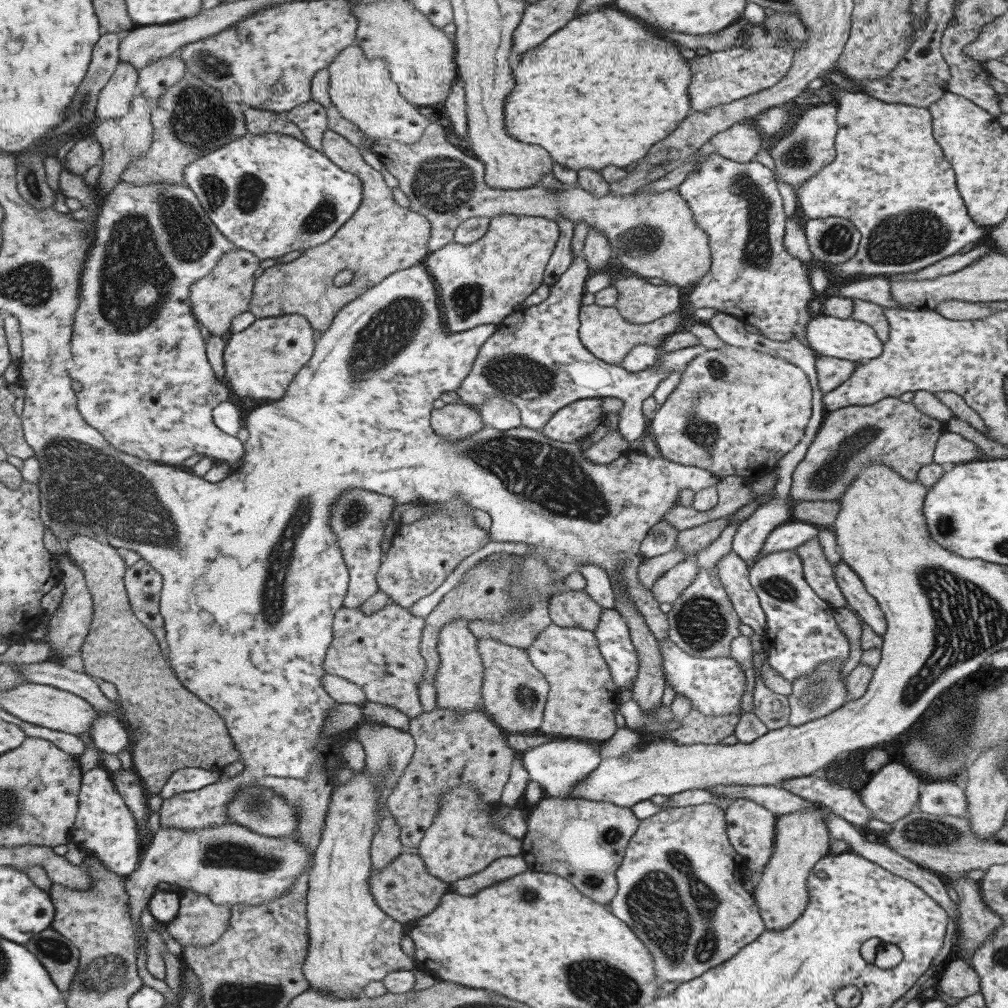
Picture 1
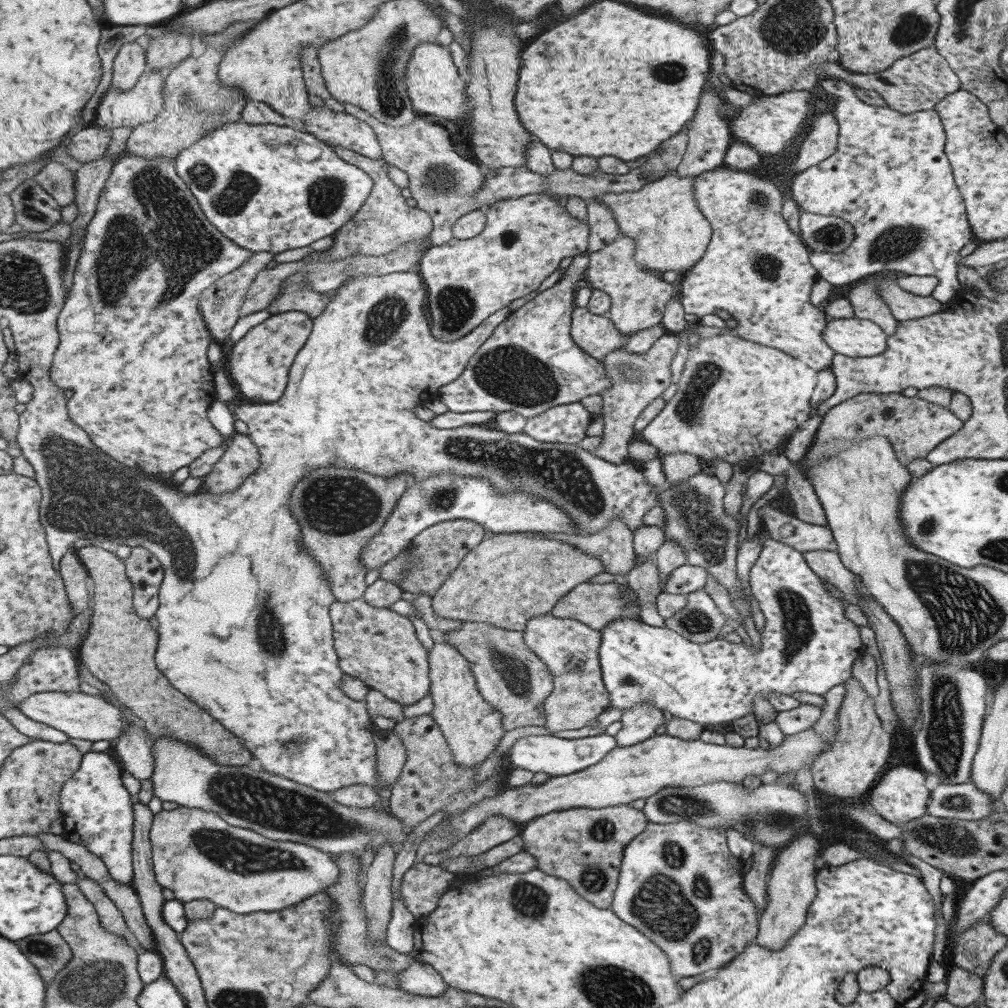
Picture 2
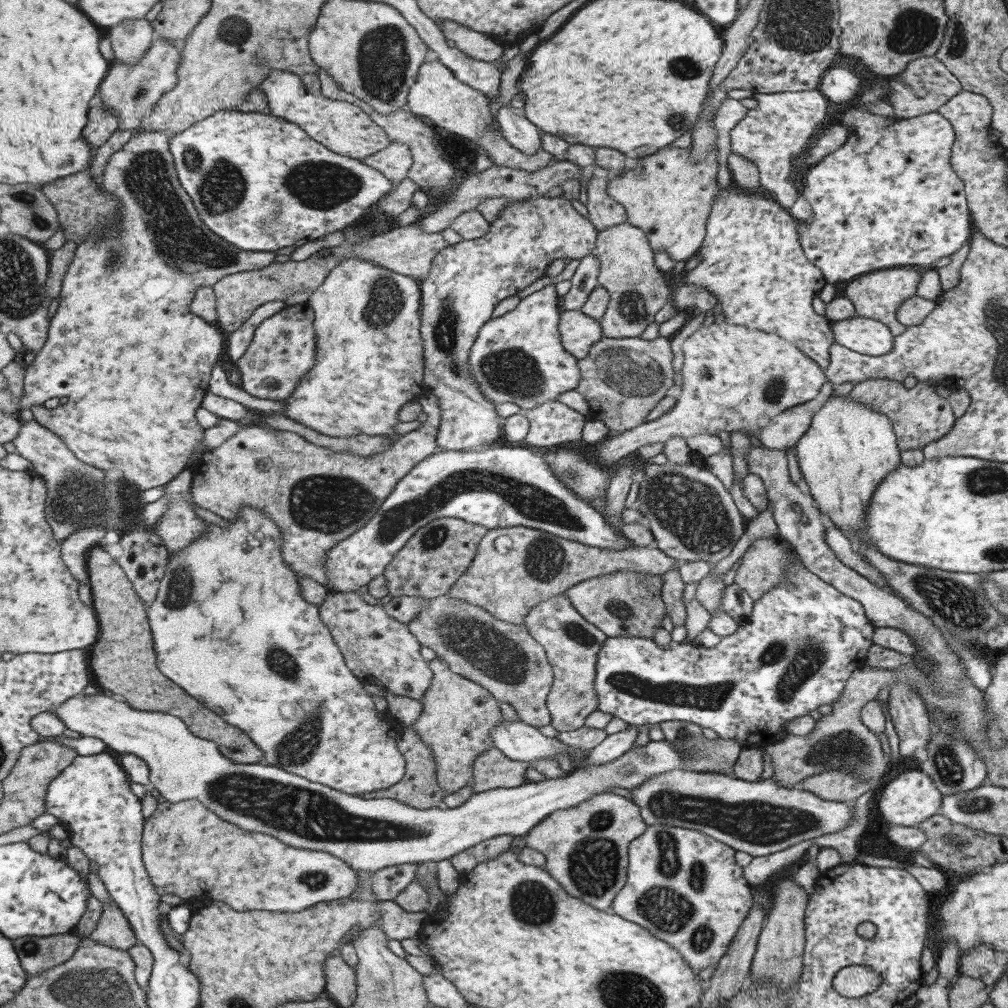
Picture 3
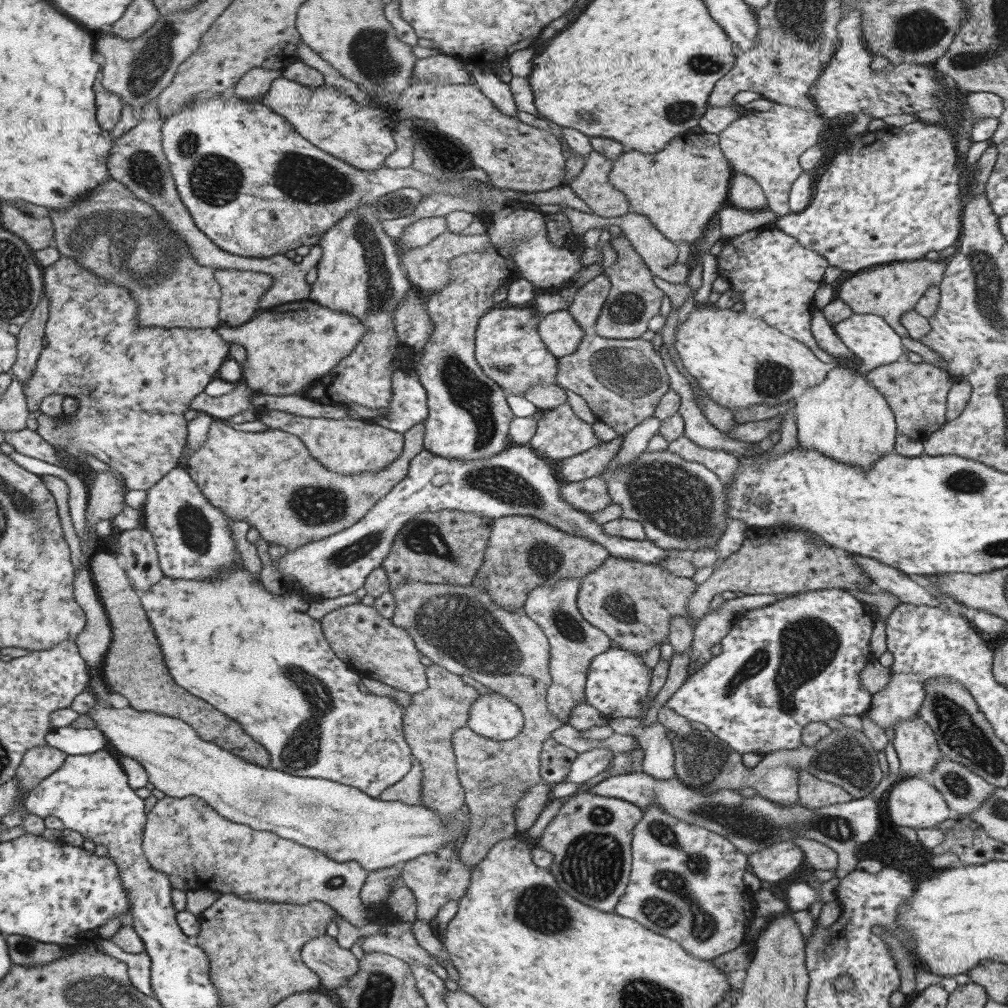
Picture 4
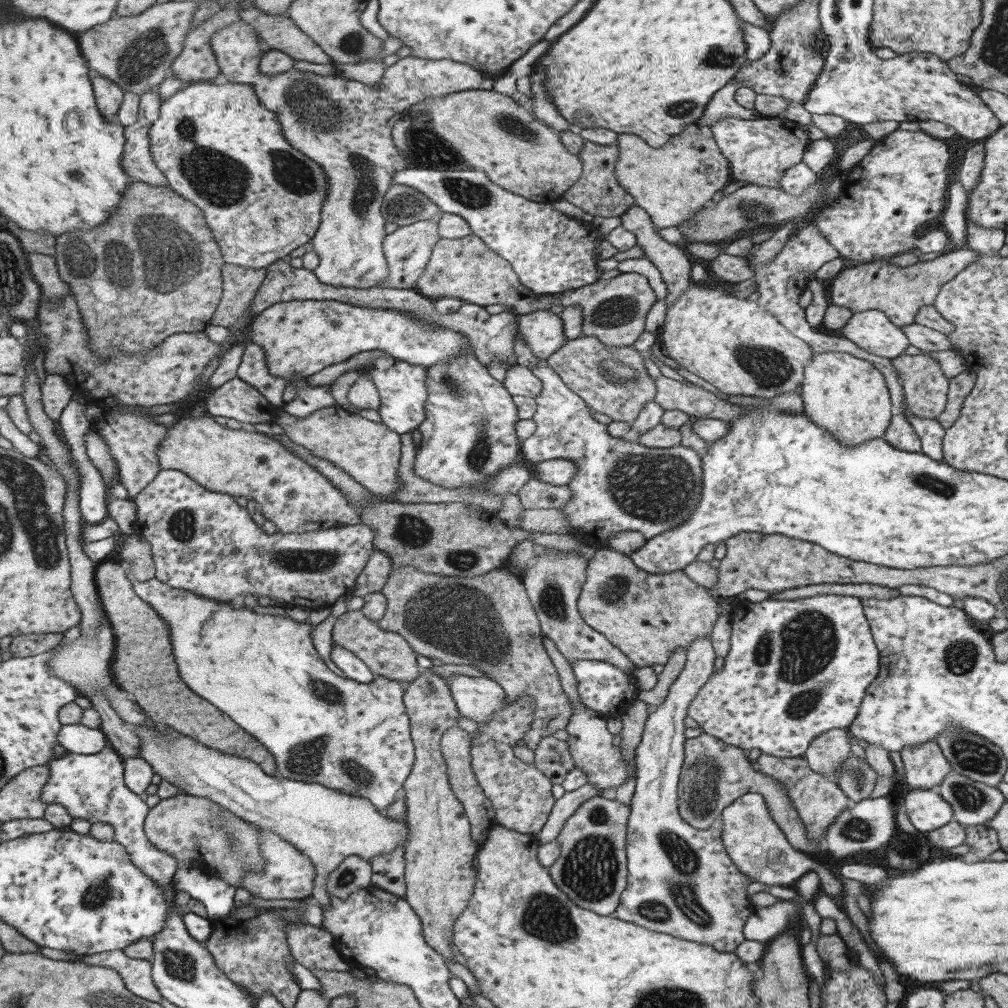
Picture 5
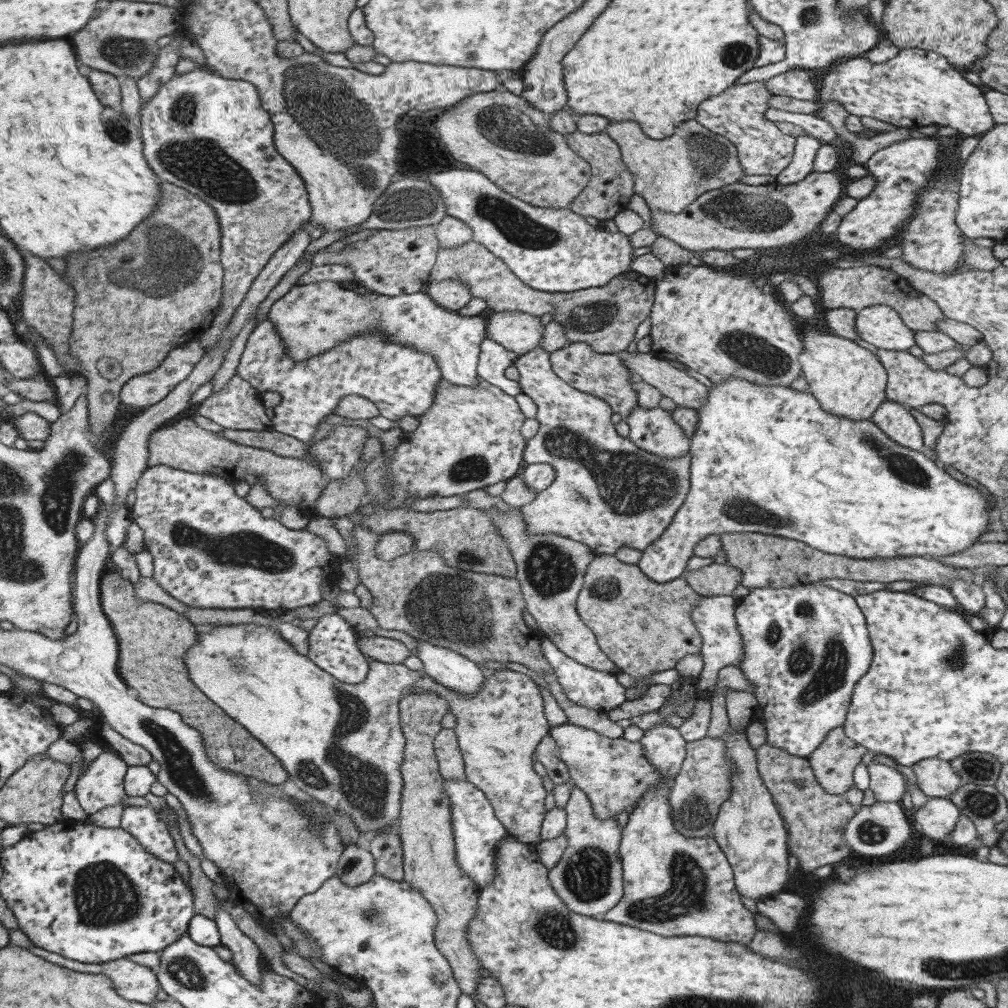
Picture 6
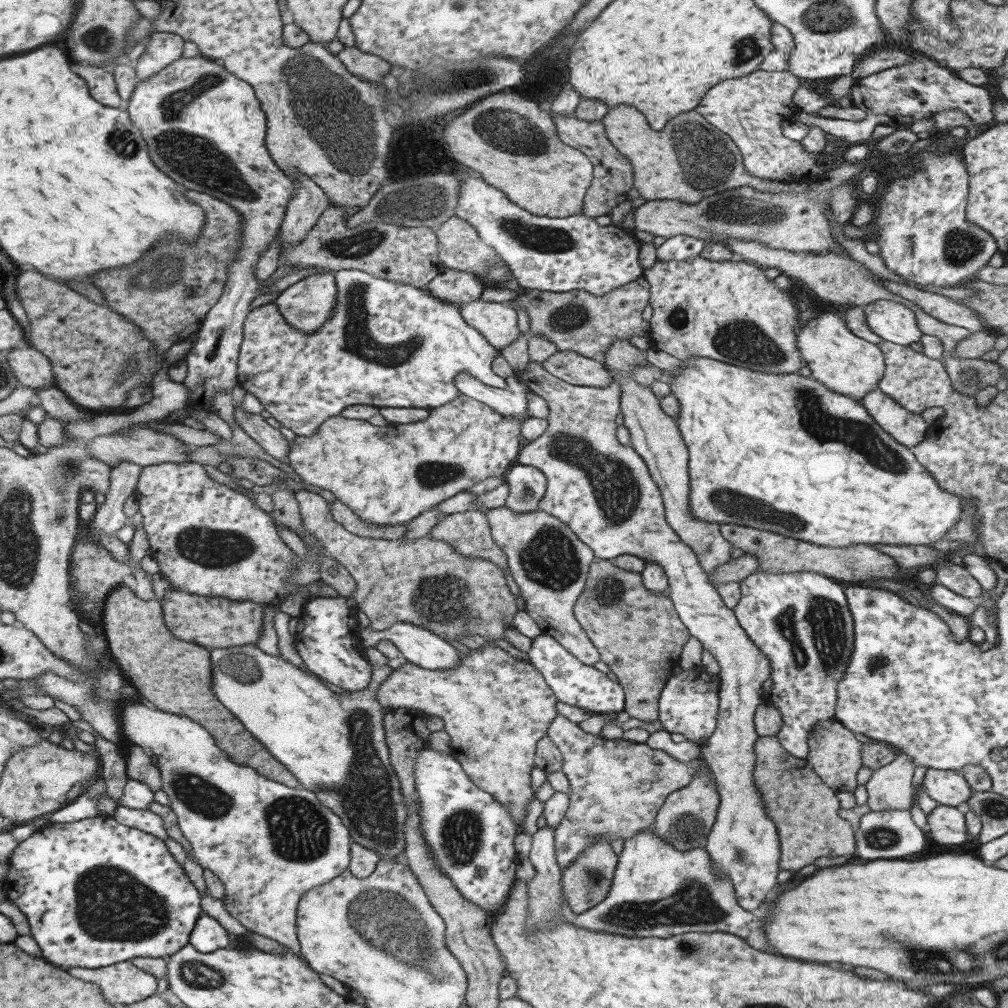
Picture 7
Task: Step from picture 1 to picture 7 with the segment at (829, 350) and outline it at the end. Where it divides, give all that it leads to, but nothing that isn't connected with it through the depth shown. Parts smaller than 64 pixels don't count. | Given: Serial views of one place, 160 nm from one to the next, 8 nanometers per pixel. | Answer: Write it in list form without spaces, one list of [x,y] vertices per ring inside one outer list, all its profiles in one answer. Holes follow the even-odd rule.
[[[877,300],[863,306],[861,310],[869,330],[884,341],[908,346],[921,338],[922,332],[916,325],[911,308],[901,303]]]

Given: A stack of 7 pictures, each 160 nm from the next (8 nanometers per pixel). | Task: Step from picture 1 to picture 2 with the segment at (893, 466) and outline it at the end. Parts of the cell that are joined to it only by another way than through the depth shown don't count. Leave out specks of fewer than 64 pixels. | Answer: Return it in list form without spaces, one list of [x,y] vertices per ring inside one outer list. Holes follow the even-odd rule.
[[[862,392],[839,404],[832,406],[822,415],[822,419],[814,434],[814,444],[810,448],[808,466],[816,464],[817,458],[827,458],[829,453],[843,450],[861,438],[882,436],[887,439],[901,466],[906,466],[916,458],[925,455],[935,448],[942,440],[955,434],[963,426],[964,421],[938,404],[931,404],[916,395],[905,397],[901,393],[877,394]]]

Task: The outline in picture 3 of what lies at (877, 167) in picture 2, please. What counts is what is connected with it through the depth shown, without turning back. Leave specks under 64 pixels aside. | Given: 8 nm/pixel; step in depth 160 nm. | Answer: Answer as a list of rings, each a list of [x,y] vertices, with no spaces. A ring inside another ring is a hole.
[[[833,67],[823,73],[817,89],[829,102],[847,104],[859,94],[859,78],[847,67]],[[849,108],[841,114],[840,123],[847,126],[848,135],[846,141],[831,154],[827,154],[817,164],[807,170],[806,177],[803,176],[801,186],[802,197],[810,204],[812,210],[811,222],[796,221],[797,238],[799,246],[809,263],[817,267],[823,275],[826,283],[833,284],[841,280],[853,280],[863,275],[880,269],[894,269],[895,267],[911,267],[924,271],[934,271],[933,265],[943,257],[949,257],[959,250],[963,243],[969,240],[971,220],[966,198],[964,195],[963,182],[953,172],[950,165],[950,148],[954,141],[954,132],[950,122],[943,118],[937,111],[920,114],[916,117],[897,119],[895,117],[884,117],[863,111],[860,108]]]

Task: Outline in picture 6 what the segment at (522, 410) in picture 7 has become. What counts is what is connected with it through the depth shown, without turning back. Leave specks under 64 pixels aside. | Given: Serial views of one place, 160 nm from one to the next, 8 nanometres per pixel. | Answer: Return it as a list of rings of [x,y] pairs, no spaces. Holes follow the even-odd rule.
[[[339,282],[295,285],[291,293],[275,302],[270,321],[278,327],[290,357],[299,361],[315,358],[338,348],[344,341],[364,332],[382,332],[386,340],[409,343],[415,350],[433,354],[442,370],[442,379],[451,384],[476,385],[476,362],[486,333],[486,316],[459,316],[439,307],[424,292],[398,296],[361,296]]]

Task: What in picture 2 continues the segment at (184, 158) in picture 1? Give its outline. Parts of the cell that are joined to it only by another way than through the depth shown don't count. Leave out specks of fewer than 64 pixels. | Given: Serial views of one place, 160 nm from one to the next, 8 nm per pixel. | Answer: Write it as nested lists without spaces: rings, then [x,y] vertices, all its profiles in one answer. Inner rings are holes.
[[[258,18],[235,22],[229,29],[216,34],[203,34],[201,39],[209,44],[199,57],[188,56],[166,76],[165,106],[153,122],[135,128],[126,145],[126,152],[145,158],[166,156],[173,161],[183,150],[199,142],[206,134],[226,124],[241,121],[243,108],[247,104],[247,93],[238,86],[226,86],[218,75],[218,66],[224,59],[228,46],[248,35],[259,26]]]

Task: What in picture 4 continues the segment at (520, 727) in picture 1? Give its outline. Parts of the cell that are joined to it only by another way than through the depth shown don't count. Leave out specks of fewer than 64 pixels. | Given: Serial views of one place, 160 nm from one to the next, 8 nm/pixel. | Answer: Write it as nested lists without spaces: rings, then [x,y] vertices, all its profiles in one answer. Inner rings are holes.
[[[409,581],[405,584],[398,584],[394,590],[389,590],[389,592],[391,592],[391,594],[395,597],[394,613],[390,618],[390,621],[394,623],[395,626],[402,627],[403,630],[407,631],[407,634],[411,635],[411,638],[414,639],[414,645],[418,647],[421,654],[427,656],[427,658],[429,658],[433,664],[442,666],[445,670],[447,670],[447,672],[456,674],[458,676],[469,676],[469,678],[473,678],[475,682],[479,682],[479,684],[483,684],[483,686],[486,686],[494,692],[498,692],[501,696],[508,698],[513,704],[517,705],[517,709],[520,711],[520,714],[523,718],[523,727],[521,727],[521,733],[517,734],[517,737],[507,741],[484,740],[481,736],[478,736],[478,734],[469,732],[467,727],[459,728],[457,731],[455,731],[455,733],[451,734],[451,750],[453,750],[453,757],[455,757],[455,770],[457,772],[457,779],[459,780],[459,784],[464,792],[465,806],[467,806],[469,814],[482,818],[485,823],[482,827],[482,830],[478,832],[471,830],[471,832],[467,834],[467,840],[461,844],[461,846],[465,846],[465,848],[459,848],[459,862],[472,867],[474,864],[482,861],[485,855],[487,855],[487,851],[489,851],[497,842],[499,842],[499,840],[516,836],[517,828],[514,825],[514,812],[512,811],[514,810],[514,804],[516,803],[516,800],[520,799],[520,795],[524,794],[526,791],[525,789],[529,789],[529,787],[535,785],[535,783],[541,782],[541,778],[538,774],[538,757],[541,751],[541,746],[545,740],[550,738],[551,732],[553,732],[553,730],[561,728],[561,726],[565,725],[563,721],[559,721],[559,719],[557,719],[557,716],[551,715],[551,712],[549,712],[549,709],[546,707],[545,694],[548,686],[550,685],[550,674],[548,671],[548,648],[550,646],[548,645],[548,640],[543,634],[541,628],[539,628],[539,626],[537,626],[537,624],[535,624],[535,622],[533,622],[524,613],[522,606],[520,606],[517,610],[503,610],[502,606],[497,606],[489,598],[489,595],[482,586],[474,586],[473,584],[453,585]]]

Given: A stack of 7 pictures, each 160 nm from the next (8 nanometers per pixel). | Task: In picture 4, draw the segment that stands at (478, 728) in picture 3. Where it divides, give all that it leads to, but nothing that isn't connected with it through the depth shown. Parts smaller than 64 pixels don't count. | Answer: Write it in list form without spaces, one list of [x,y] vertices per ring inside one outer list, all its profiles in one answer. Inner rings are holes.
[[[427,666],[426,678],[430,685],[415,693],[404,709],[403,731],[412,758],[421,765],[421,796],[419,805],[437,811],[449,820],[459,814],[464,802],[464,792],[457,779],[456,762],[451,750],[451,734],[466,727],[471,703],[480,695],[475,688],[463,683],[459,676],[447,672],[442,666]]]

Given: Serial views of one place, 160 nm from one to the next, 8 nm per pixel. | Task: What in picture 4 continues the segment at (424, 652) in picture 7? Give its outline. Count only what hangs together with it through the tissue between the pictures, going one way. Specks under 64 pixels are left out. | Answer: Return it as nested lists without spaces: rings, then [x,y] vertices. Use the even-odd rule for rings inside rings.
[[[498,692],[480,694],[471,703],[466,727],[484,740],[507,741],[521,733],[523,718],[517,705]]]

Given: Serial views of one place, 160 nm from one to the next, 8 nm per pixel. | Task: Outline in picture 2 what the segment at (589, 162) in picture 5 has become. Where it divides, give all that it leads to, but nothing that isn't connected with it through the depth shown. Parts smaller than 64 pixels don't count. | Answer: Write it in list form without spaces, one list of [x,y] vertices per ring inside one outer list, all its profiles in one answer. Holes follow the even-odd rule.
[[[599,198],[586,200],[585,221],[589,228],[587,253],[593,253],[608,246],[619,235],[613,213],[599,201]]]

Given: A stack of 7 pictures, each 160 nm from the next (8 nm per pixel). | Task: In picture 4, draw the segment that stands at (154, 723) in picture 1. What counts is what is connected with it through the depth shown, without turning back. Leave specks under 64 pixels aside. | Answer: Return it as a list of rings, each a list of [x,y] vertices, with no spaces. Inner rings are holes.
[[[97,552],[89,559],[89,563],[100,599],[106,608],[113,634],[115,634],[115,640],[107,652],[107,658],[104,660],[105,666],[103,666],[103,675],[105,682],[109,684],[108,687],[113,692],[127,696],[129,704],[136,710],[179,718],[193,726],[194,730],[207,742],[217,743],[224,750],[234,752],[235,755],[251,763],[269,767],[270,753],[250,734],[246,734],[245,730],[239,726],[239,722],[223,714],[217,708],[213,708],[209,702],[193,696],[192,692],[187,692],[179,684],[175,684],[175,680],[171,678],[163,662],[159,640],[143,610],[140,594],[126,573],[126,569],[119,566],[115,554]]]

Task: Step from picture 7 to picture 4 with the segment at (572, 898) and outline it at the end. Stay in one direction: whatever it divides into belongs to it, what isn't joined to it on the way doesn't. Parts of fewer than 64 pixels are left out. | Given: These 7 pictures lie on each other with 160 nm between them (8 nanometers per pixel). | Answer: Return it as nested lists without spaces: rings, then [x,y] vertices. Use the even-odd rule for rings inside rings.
[[[579,791],[571,795],[559,807],[557,814],[551,818],[537,839],[539,848],[547,850],[553,856],[547,871],[553,875],[559,888],[585,906],[597,908],[601,912],[613,912],[619,896],[623,894],[628,883],[632,859],[630,854],[632,828],[641,817],[642,810],[638,806],[618,798],[600,797],[589,791]]]

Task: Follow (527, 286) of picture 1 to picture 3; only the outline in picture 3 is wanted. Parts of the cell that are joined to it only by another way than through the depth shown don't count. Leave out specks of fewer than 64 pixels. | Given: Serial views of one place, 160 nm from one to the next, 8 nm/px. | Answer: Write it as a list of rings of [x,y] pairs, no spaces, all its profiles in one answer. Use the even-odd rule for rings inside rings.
[[[531,197],[526,201],[517,201],[510,205],[505,205],[493,219],[493,222],[488,223],[486,234],[471,241],[461,241],[457,244],[447,245],[447,248],[443,248],[440,252],[435,254],[435,258],[431,260],[431,270],[427,274],[427,278],[422,281],[422,345],[423,354],[425,355],[425,374],[423,374],[423,382],[430,388],[428,394],[435,395],[438,398],[439,408],[441,410],[442,420],[438,426],[437,432],[437,445],[443,451],[465,451],[465,450],[481,450],[481,446],[494,446],[501,439],[501,426],[504,418],[501,418],[494,409],[495,404],[487,400],[482,395],[482,392],[476,387],[476,384],[471,377],[471,371],[469,371],[468,354],[475,338],[476,333],[483,326],[484,322],[487,322],[492,318],[492,310],[496,309],[496,305],[506,297],[516,295],[520,290],[523,290],[525,286],[529,286],[531,282],[541,278],[545,272],[547,265],[555,259],[563,261],[568,260],[580,260],[591,253],[591,250],[596,244],[596,231],[594,226],[589,222],[589,219],[583,217],[577,213],[572,207],[571,203],[563,197]]]

